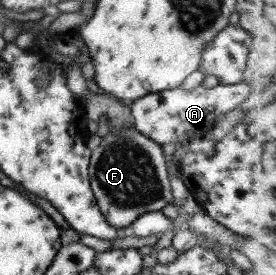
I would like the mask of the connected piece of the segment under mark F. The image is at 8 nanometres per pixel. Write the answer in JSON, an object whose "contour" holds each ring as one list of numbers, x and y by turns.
{"contour":[[134,127,115,129,101,137,99,145,90,152,87,172,98,209,109,225,115,228,126,227,140,214,160,211,165,204,174,200,169,187,164,156,160,144,143,136]]}

